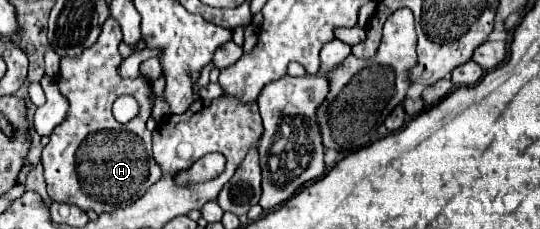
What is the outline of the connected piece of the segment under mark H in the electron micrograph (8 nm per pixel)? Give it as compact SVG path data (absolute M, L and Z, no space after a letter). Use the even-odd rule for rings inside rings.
M109 17L93 47L85 49L79 57L61 57L57 83L61 95L69 101L69 111L53 129L51 141L43 149L43 169L49 197L77 205L83 211L115 211L121 205L133 203L139 197L139 187L143 195L161 177L161 169L151 157L151 133L145 127L153 109L151 85L143 75L137 79L123 79L119 75L123 57L117 47L121 41L121 27ZM119 95L133 95L141 105L139 117L127 125L117 123L111 115L111 105Z

